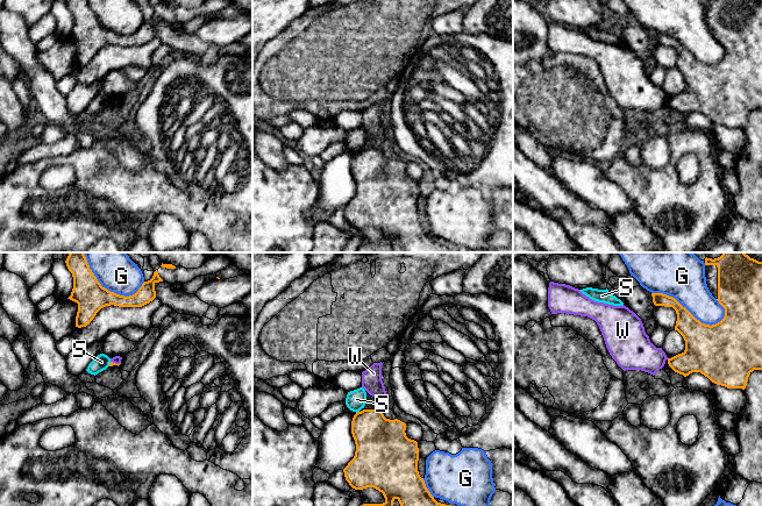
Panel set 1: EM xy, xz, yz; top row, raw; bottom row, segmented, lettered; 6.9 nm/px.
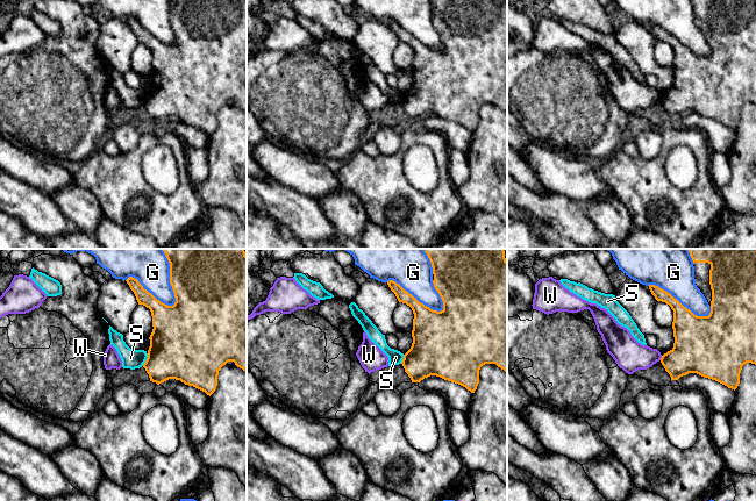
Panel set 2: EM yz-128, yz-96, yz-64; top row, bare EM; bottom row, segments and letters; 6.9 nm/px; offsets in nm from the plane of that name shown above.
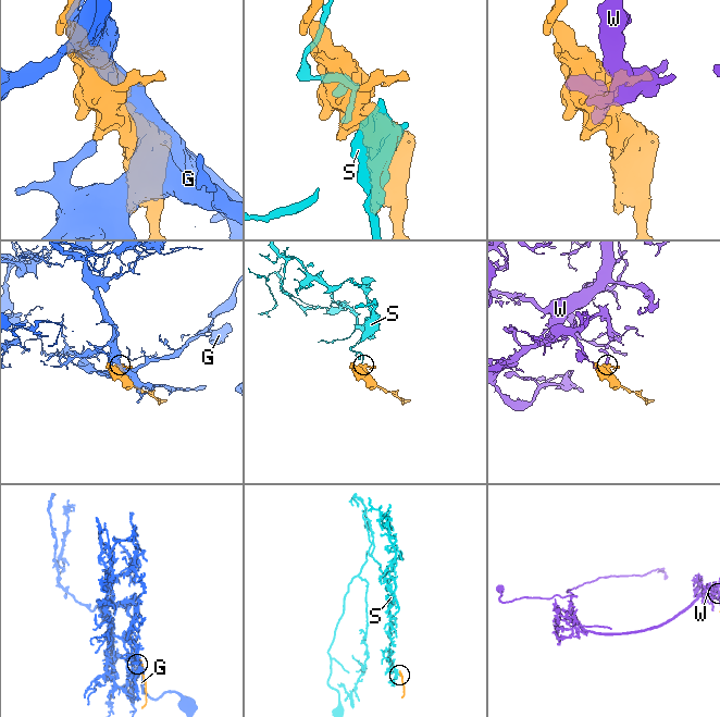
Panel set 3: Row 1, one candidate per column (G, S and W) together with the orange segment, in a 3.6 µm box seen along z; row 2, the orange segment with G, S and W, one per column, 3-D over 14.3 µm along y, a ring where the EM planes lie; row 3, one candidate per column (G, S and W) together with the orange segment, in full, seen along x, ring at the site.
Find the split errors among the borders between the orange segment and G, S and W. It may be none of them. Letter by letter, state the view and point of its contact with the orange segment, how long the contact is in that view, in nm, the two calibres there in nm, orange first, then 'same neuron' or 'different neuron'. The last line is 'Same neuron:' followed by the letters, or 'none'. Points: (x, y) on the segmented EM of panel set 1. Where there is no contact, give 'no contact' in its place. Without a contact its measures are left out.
G: yz (688, 311) | 550 nm | 260/320 nm | different neuron
S: xz (357, 412) | 30 nm | 320/140 nm | different neuron
W: xy (114, 363) | 70 nm | 30/60 nm | different neuron
Same neuron: none

